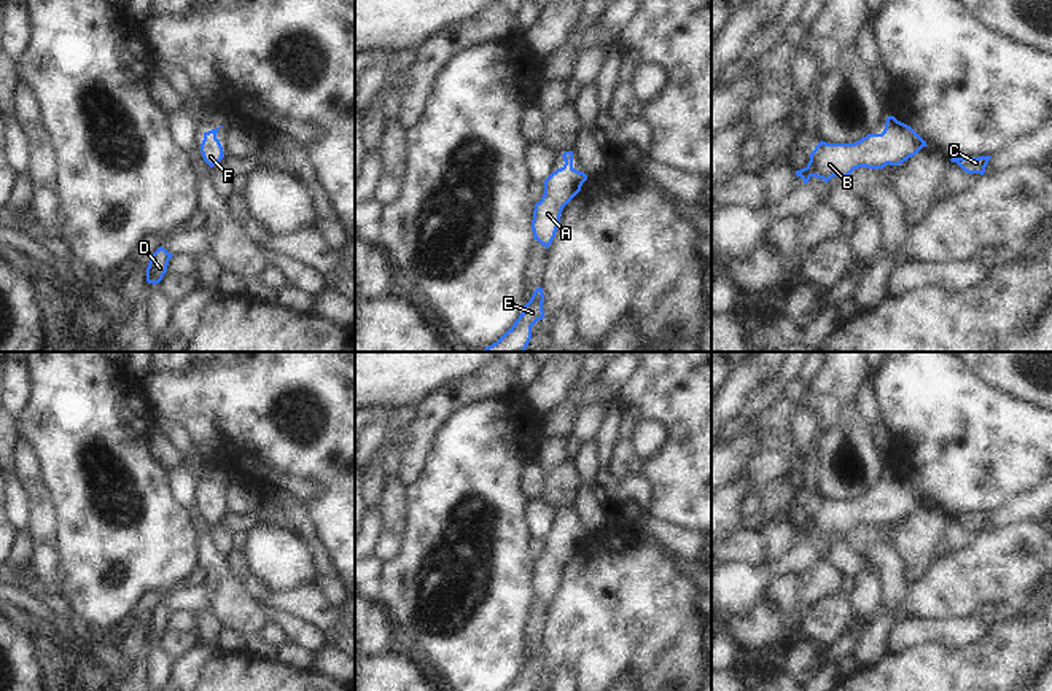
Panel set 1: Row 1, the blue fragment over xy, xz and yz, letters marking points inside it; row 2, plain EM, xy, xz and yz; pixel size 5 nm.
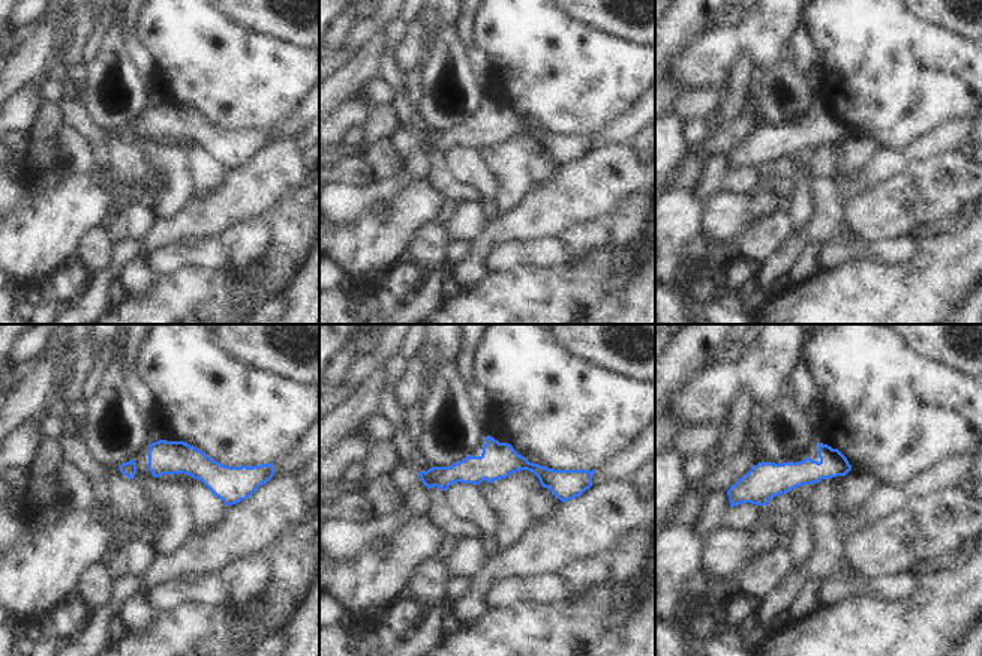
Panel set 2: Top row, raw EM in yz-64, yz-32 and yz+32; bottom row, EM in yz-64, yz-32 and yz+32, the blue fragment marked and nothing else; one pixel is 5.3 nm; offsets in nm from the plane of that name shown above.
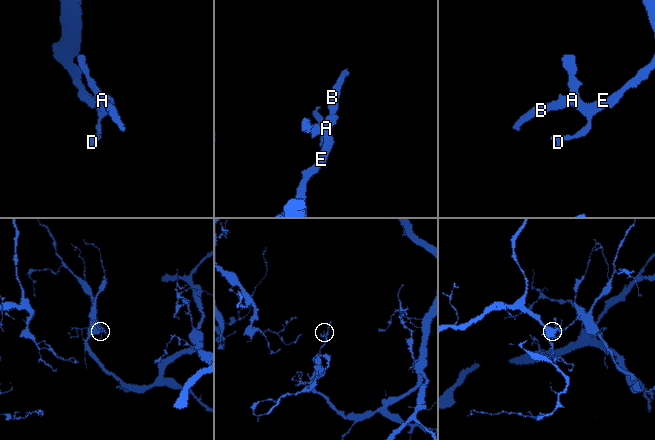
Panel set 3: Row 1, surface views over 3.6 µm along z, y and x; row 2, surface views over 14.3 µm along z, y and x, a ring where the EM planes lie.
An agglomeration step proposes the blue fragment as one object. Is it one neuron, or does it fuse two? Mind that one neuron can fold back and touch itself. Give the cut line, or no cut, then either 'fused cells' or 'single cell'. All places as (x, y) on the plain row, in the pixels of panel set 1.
cut none; single cell

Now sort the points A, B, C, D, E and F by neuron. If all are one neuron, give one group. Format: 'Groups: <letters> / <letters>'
Groups: A B C D E F.

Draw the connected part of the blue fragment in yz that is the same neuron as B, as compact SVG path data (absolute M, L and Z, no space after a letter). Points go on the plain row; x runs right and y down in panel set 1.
M888 473L882 490L867 490L855 500L820 498L810 509L808 521L796 532L808 540L812 533L826 540L832 533L847 535L855 525L883 525L899 522L915 513L926 498L907 481Z

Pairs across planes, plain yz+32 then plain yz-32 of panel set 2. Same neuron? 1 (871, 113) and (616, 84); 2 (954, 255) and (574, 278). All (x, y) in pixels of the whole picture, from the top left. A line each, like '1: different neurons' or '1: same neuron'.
1: same neuron
2: same neuron

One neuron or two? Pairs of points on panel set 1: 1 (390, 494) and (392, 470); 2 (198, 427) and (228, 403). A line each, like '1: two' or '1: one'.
1: two
2: two

